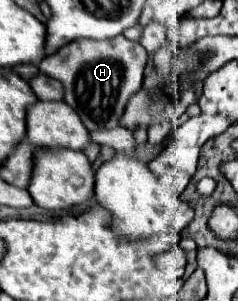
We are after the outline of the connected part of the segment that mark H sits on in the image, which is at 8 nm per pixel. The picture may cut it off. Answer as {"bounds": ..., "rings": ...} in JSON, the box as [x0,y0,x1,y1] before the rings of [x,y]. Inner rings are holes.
{"bounds":[38,34,148,130],"rings":[[[120,34],[108,40],[78,38],[60,48],[56,54],[44,58],[38,68],[46,76],[62,82],[64,102],[76,110],[88,130],[110,130],[118,126],[130,94],[140,88],[146,58],[148,54],[138,42],[132,42]]]}

